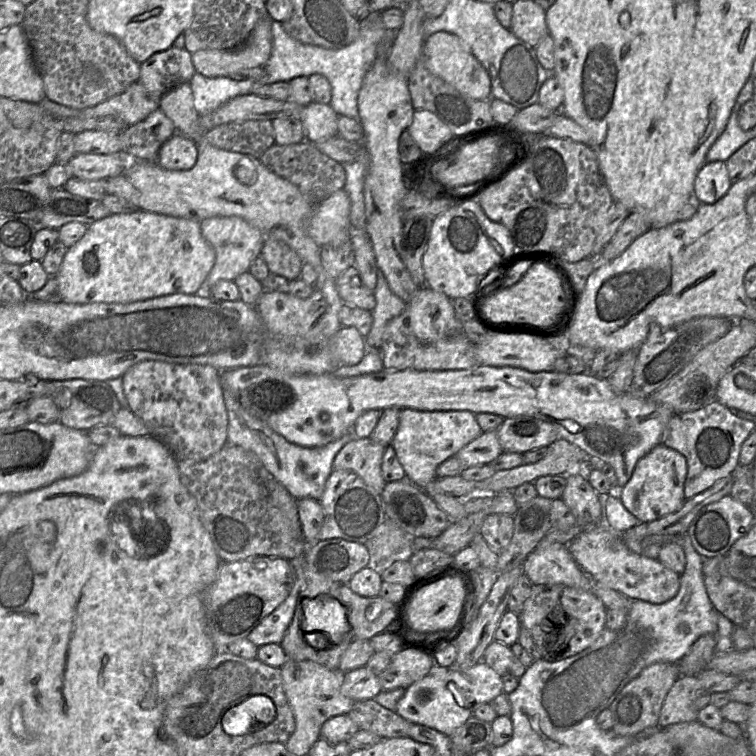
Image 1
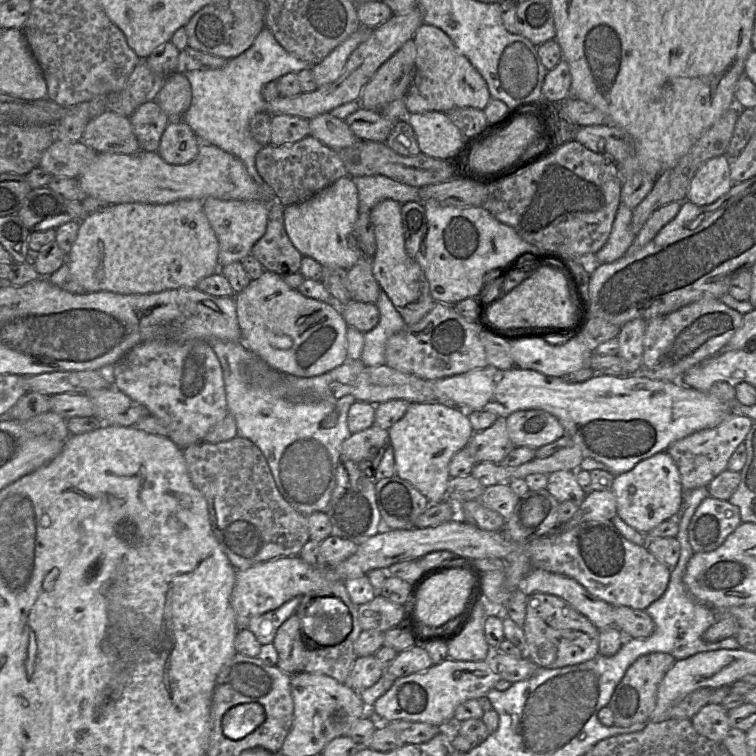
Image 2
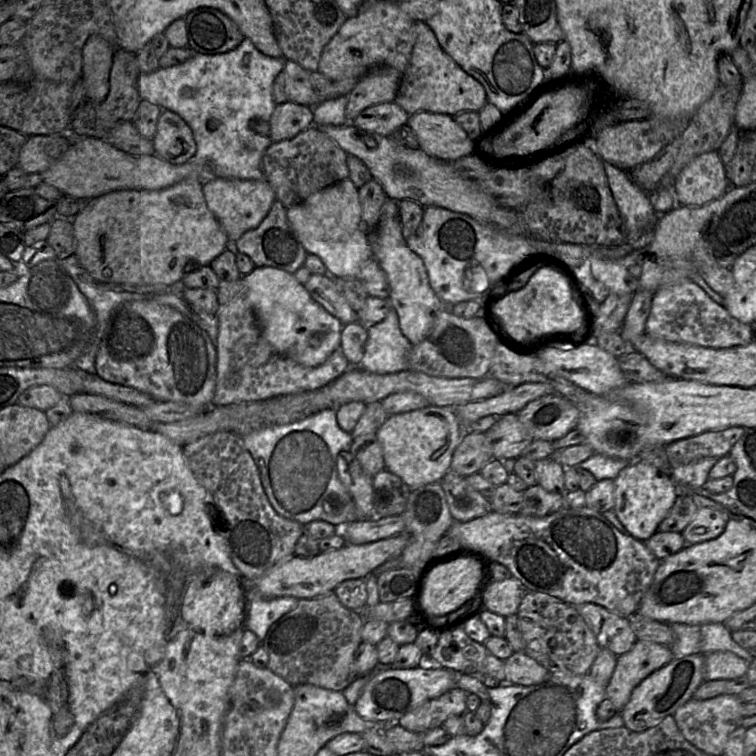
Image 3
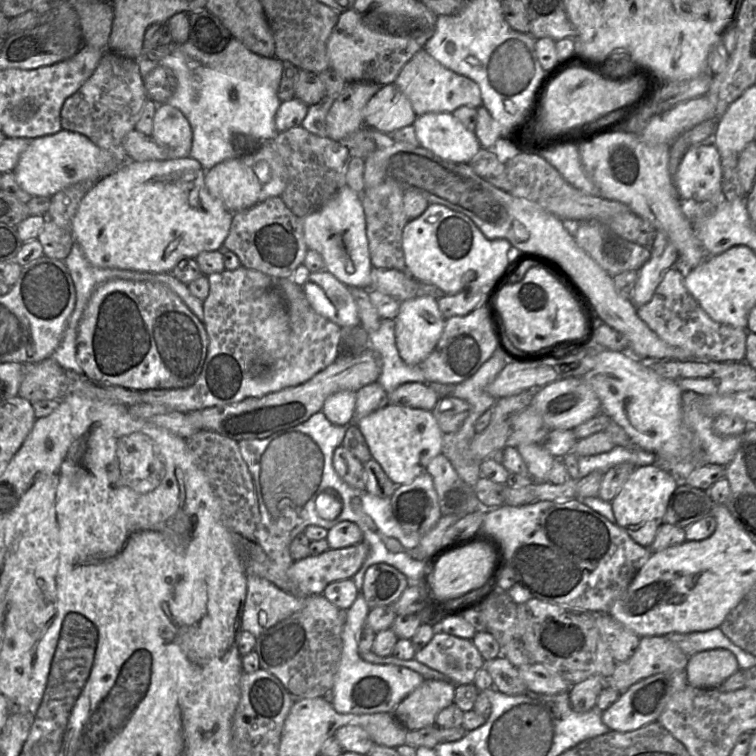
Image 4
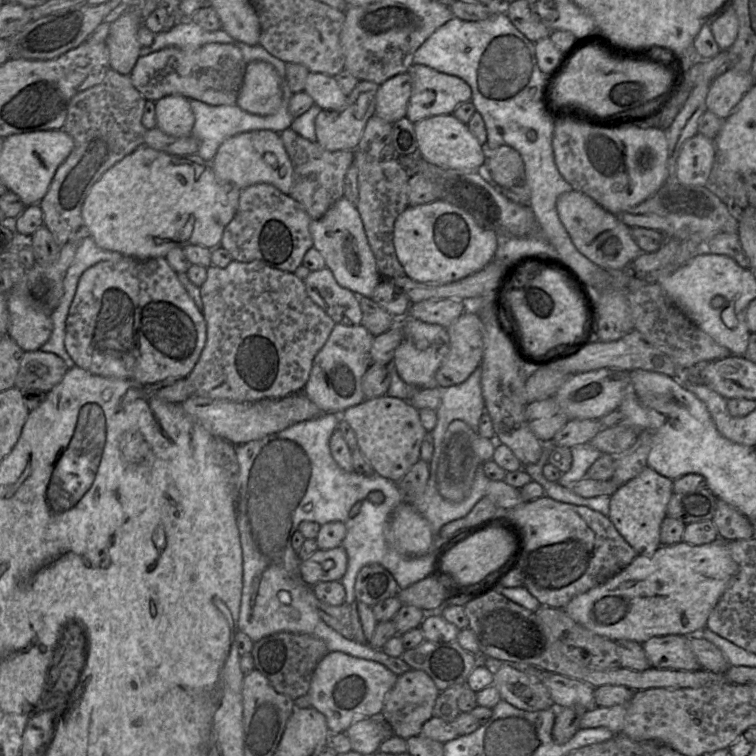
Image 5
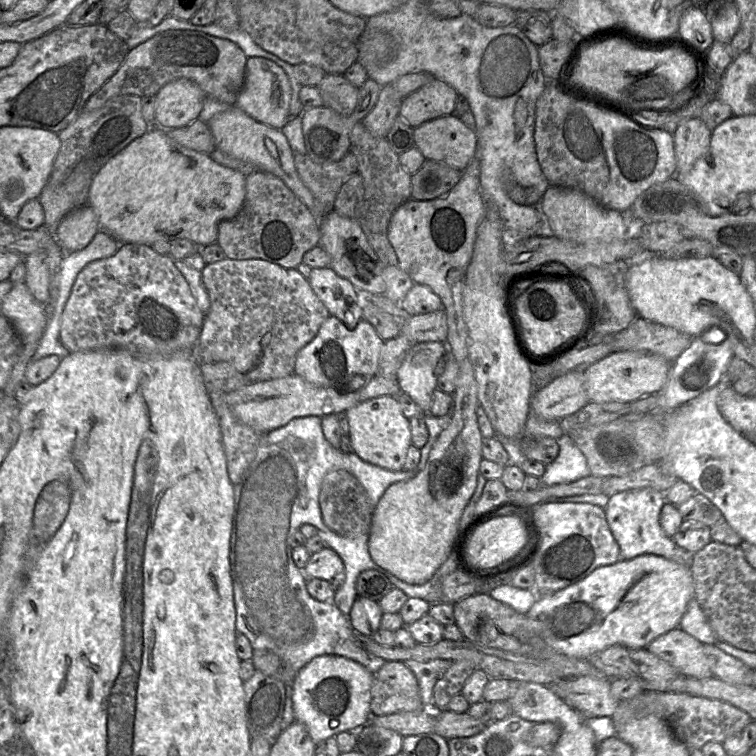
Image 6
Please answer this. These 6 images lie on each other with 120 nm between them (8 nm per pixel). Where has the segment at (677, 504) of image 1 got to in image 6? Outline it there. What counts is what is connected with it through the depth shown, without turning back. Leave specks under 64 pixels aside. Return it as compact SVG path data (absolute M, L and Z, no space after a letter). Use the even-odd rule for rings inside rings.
M653 488L631 489L610 495L605 515L609 528L619 545L621 559L654 554L689 566L692 554L680 548L661 527L660 513L665 503L665 493Z

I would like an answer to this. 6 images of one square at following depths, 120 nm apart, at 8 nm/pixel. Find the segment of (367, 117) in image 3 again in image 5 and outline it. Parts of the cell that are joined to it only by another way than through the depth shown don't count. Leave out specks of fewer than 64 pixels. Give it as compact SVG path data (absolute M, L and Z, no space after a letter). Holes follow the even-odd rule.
M408 72L397 74L379 86L375 115L393 124L406 117L412 94L412 78Z

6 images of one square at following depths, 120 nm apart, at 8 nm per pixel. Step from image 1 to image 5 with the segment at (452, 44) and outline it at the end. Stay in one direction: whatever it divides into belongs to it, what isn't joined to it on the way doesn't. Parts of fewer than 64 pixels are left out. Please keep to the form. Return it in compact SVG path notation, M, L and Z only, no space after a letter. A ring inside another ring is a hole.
M412 64L407 72L412 78L412 94L406 118L413 124L431 116L453 114L458 105L472 101L470 85L458 76L440 72L423 64Z

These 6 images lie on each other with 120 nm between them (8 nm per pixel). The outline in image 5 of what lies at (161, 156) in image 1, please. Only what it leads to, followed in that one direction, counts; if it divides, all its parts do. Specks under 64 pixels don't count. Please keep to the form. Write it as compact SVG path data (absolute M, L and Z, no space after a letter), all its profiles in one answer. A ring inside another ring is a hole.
M168 95L155 101L156 127L175 137L192 135L195 116L189 100L181 95Z

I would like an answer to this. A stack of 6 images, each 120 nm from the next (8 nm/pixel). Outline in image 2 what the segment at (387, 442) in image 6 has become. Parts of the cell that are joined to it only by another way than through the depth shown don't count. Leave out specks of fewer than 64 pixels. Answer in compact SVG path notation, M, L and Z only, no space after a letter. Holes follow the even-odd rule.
M440 402L411 403L404 416L388 429L396 475L412 484L430 504L445 500L451 478L449 463L473 434L467 411Z

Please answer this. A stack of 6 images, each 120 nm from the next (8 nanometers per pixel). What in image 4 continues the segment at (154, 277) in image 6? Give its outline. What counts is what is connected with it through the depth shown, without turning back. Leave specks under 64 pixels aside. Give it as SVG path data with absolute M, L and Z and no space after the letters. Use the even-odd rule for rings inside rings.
M113 279L99 285L78 324L76 358L89 379L136 391L187 388L200 375L208 350L204 324L164 284Z

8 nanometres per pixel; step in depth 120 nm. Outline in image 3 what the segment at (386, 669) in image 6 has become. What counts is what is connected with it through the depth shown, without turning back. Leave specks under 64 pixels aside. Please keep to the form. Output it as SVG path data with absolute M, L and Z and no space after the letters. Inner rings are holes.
M455 687L438 698L431 699L404 714L396 723L403 728L422 733L435 727L453 715L463 715L467 711L467 693Z

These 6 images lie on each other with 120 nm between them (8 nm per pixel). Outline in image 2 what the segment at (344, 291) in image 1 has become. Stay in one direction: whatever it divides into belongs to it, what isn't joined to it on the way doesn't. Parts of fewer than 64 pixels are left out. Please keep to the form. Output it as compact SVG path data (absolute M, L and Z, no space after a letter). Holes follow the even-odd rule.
M360 258L354 266L347 270L346 287L351 300L376 303L380 286L373 275L370 260Z

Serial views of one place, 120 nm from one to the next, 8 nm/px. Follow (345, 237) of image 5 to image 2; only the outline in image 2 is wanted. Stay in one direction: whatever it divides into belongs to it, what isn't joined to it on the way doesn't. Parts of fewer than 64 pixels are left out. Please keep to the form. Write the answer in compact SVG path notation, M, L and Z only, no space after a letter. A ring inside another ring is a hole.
M350 176L341 177L311 198L284 207L284 226L295 248L303 255L315 259L321 266L350 269L362 253L356 238L356 222L359 215L358 190Z

